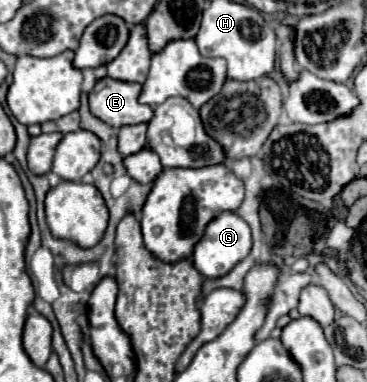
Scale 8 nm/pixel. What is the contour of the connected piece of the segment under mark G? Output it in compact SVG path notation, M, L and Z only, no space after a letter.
M234 211L220 213L218 217L214 217L214 221L210 221L210 225L206 225L206 233L198 241L198 245L194 245L192 261L204 277L214 279L226 275L238 261L242 261L250 253L250 247L252 247L252 237L248 223Z

